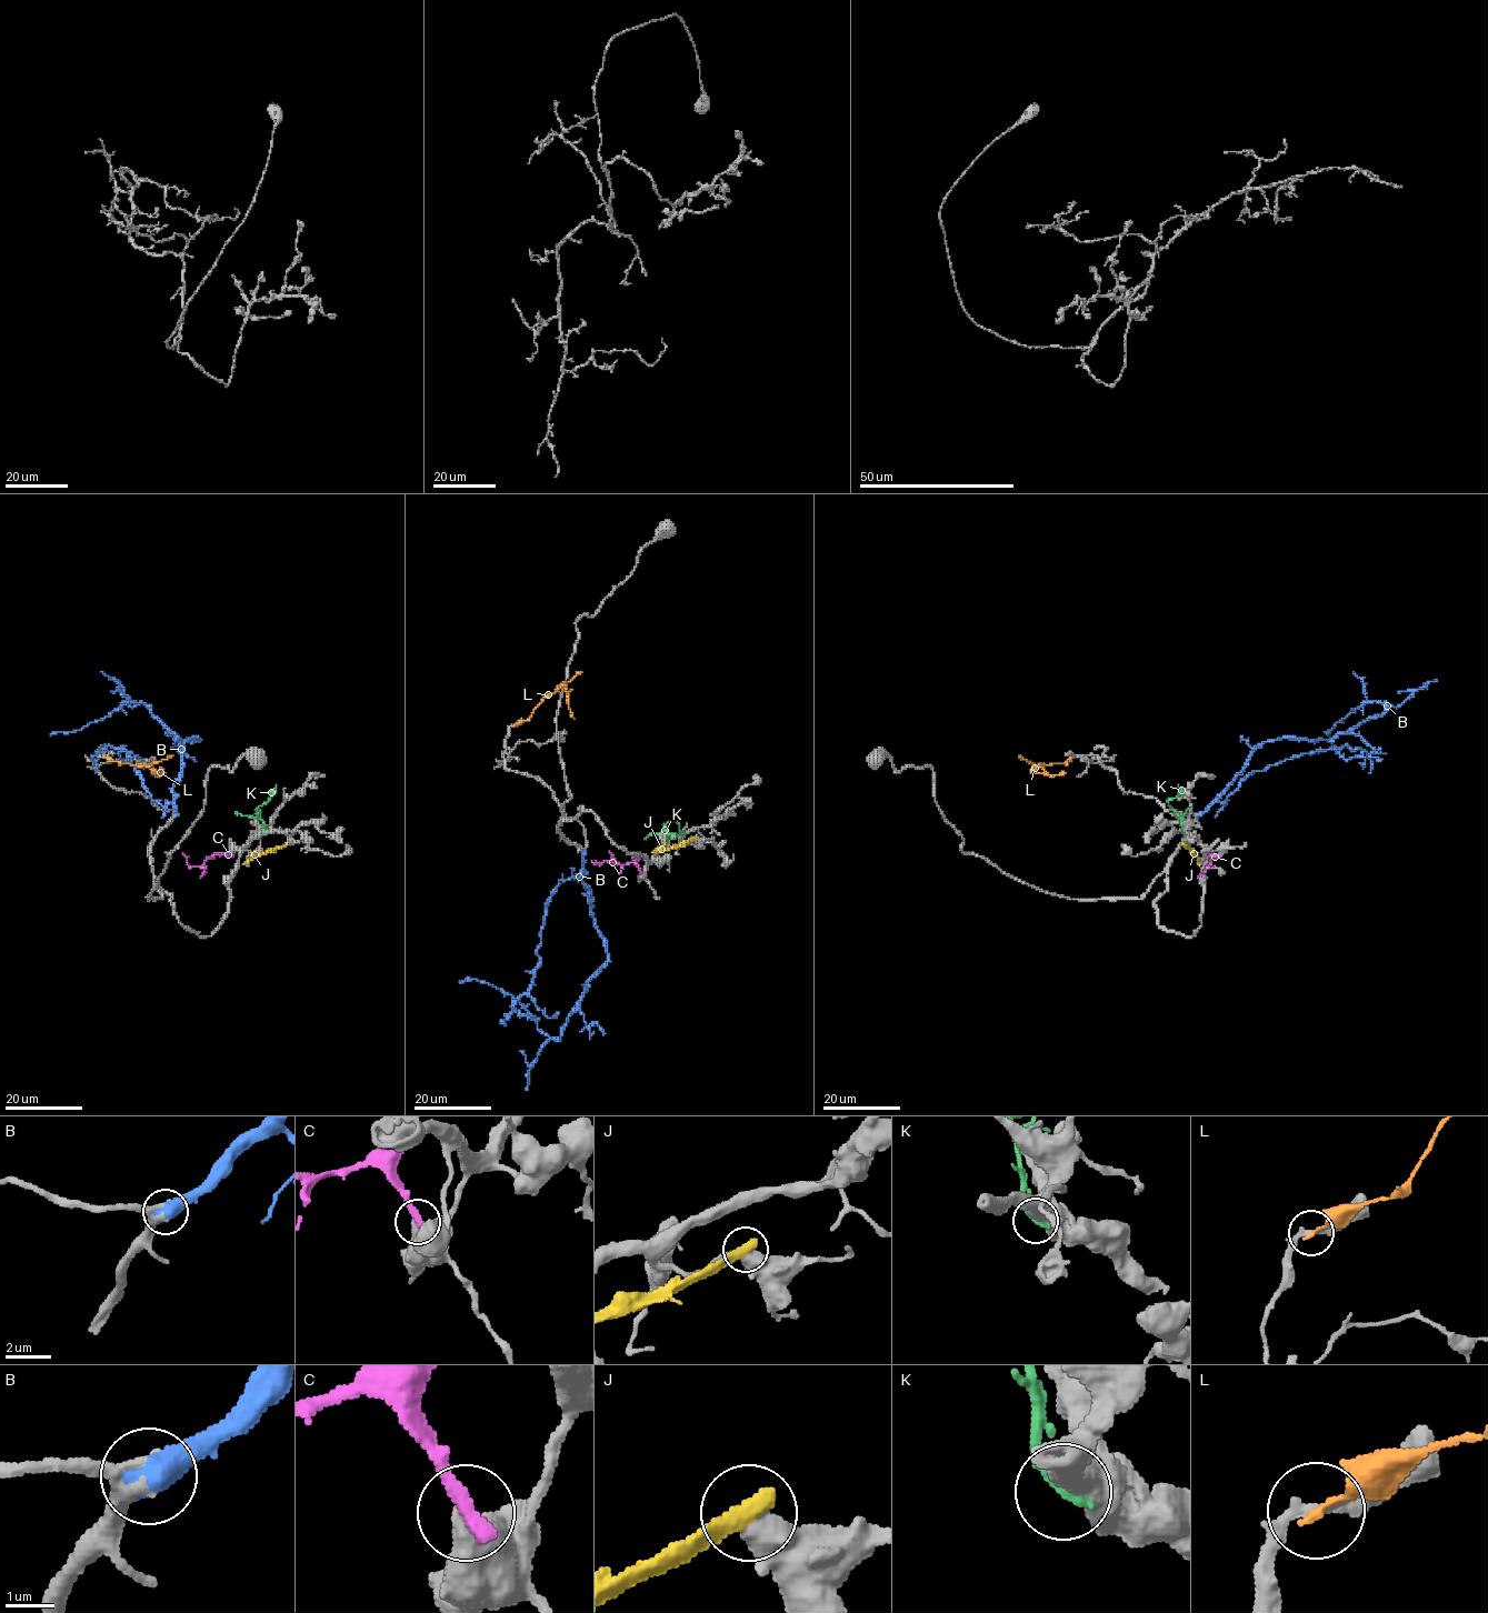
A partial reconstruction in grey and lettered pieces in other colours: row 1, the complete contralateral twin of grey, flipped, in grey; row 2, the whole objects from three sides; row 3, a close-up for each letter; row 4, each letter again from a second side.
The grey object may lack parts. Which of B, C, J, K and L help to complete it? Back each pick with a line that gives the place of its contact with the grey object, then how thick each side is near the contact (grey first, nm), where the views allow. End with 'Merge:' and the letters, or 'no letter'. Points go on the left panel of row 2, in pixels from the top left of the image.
B: meets grey at (175, 814); 400 nm thick on the grey side, 750 nm on the other
Merge: B

